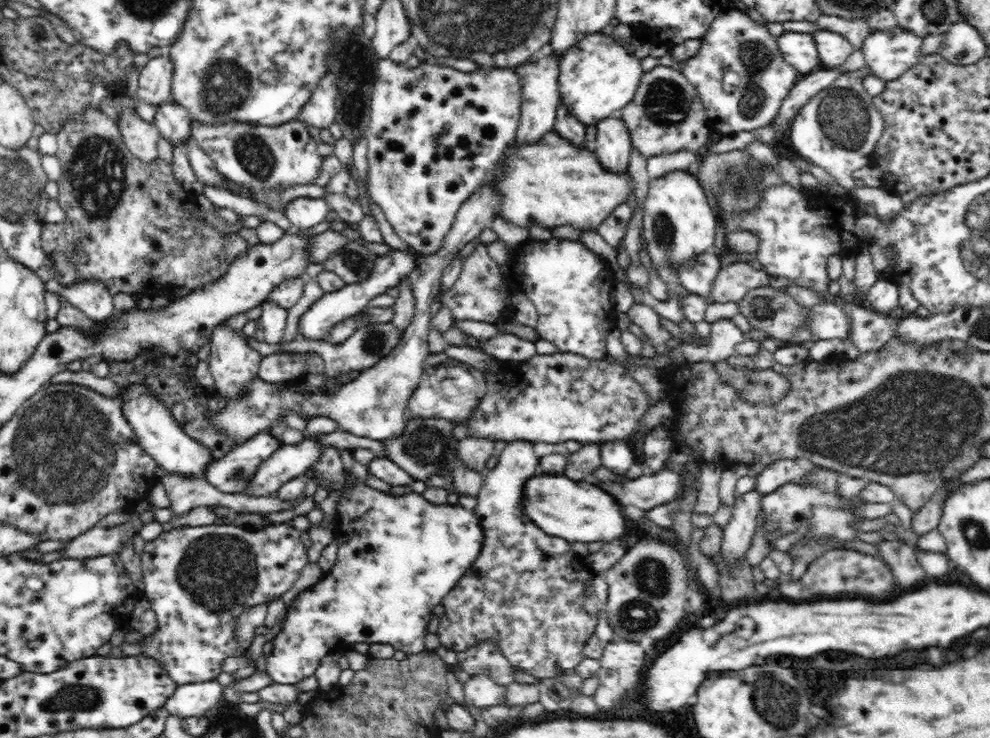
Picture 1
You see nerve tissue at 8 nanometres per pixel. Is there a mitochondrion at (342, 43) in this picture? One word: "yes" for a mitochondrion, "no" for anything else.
yes

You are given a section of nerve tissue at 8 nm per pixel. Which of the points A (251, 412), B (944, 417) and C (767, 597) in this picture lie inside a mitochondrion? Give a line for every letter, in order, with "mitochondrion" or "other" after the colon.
A: mitochondrion
B: mitochondrion
C: other

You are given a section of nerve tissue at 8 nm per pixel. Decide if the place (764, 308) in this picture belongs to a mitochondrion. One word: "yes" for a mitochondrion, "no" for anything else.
yes

